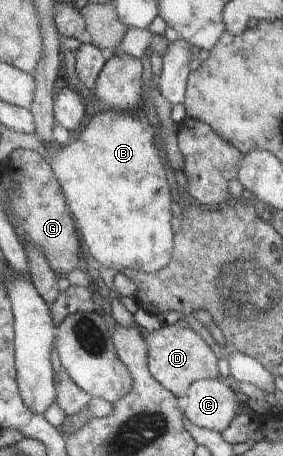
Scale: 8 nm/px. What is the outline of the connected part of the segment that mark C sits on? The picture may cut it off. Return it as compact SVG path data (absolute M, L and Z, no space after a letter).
M216 378L198 380L191 385L191 388L188 389L188 403L184 412L185 417L195 426L221 432L232 425L234 417L242 409L243 406L238 402L236 393L226 383Z

